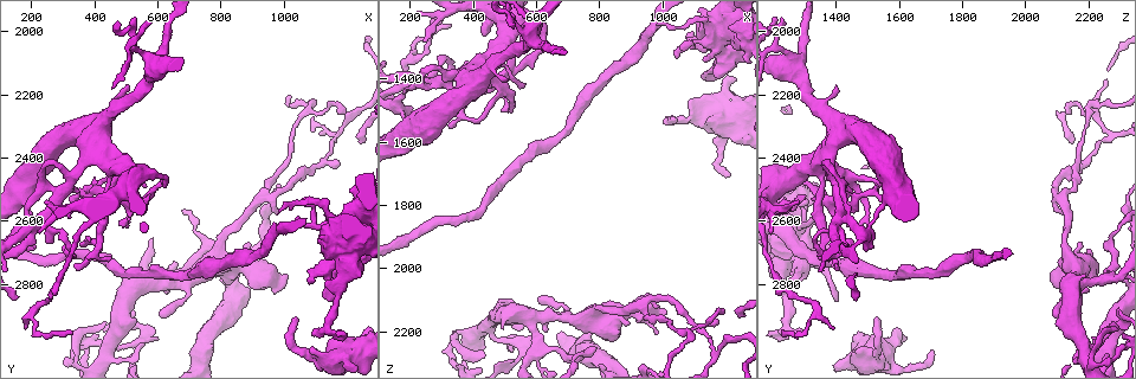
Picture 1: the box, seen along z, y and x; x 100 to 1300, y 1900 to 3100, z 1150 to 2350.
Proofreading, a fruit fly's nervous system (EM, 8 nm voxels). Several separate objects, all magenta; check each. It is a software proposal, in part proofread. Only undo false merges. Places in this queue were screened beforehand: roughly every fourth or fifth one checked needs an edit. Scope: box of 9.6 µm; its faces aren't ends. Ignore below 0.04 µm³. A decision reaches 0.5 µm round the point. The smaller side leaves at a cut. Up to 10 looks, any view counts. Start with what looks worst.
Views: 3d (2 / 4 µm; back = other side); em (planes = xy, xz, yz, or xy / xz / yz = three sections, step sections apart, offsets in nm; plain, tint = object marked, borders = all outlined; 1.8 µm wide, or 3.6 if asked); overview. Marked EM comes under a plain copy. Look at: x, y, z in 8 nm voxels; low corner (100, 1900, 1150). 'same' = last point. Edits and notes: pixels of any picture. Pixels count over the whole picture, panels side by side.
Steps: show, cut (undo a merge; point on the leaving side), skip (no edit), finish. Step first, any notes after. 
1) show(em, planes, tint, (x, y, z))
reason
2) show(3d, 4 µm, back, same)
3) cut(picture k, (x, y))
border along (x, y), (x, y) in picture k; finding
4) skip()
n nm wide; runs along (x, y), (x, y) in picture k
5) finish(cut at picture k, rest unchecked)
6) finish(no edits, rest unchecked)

show(3d, 2 µm, (210, 2610, 1400))
arms run side by side

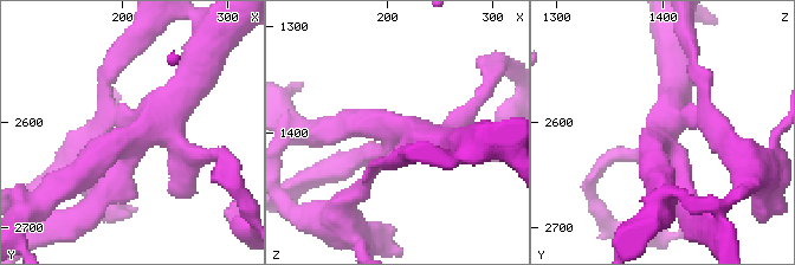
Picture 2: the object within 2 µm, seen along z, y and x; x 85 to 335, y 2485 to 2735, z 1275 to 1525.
show(em, planes, borders, (218, 2610, 1400))

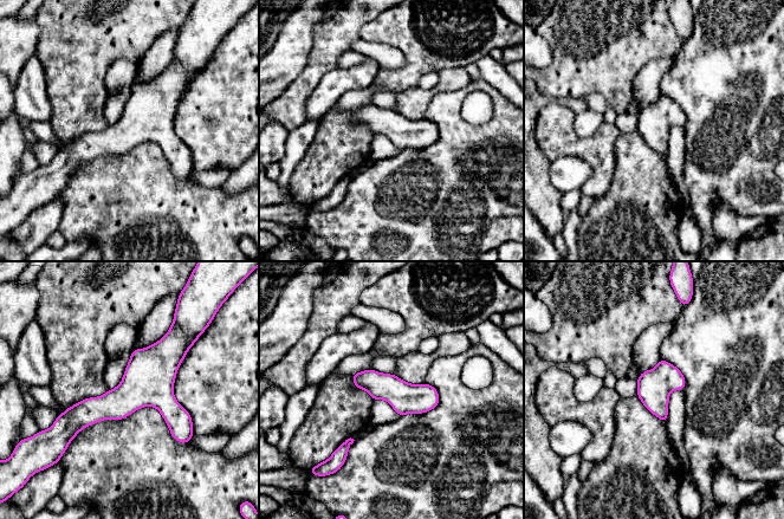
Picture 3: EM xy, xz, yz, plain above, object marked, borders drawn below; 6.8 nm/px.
skip()
runs along (181, 349), (121, 402), (60, 419) in picture 3; all the same neuron

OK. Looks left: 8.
show(em, xz, step 16, tint, (930, 2530, 2110))
three arms meet

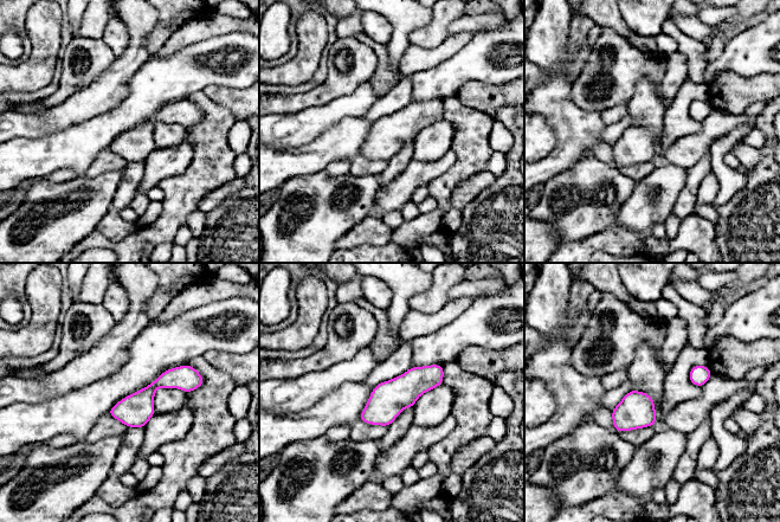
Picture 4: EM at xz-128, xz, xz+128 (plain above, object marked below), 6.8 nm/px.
show(em, planes, borders, same)

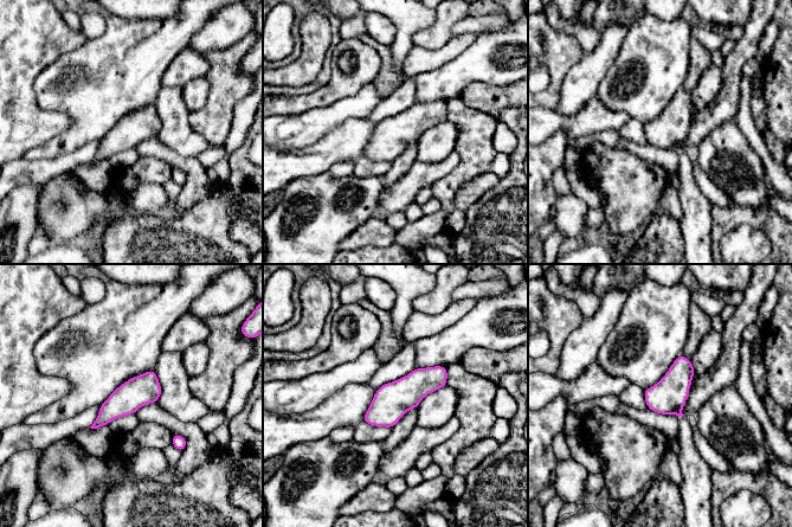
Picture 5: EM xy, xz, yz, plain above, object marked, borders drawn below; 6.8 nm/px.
skip()
all the same neuron

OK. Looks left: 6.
show(3d, 2 µm, (440, 3000, 2190))
abrupt turn

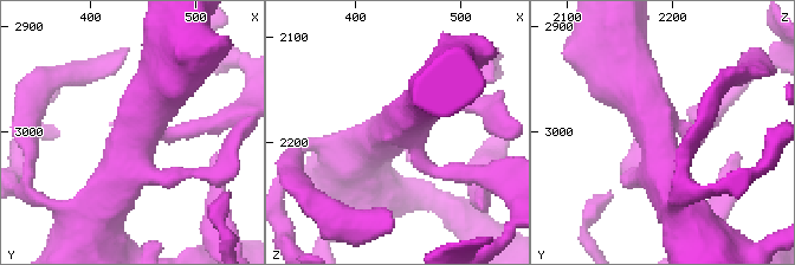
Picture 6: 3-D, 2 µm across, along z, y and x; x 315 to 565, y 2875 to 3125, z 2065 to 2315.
show(em, planes, borders, (444, 2994, 2184))
shape alone is not enough

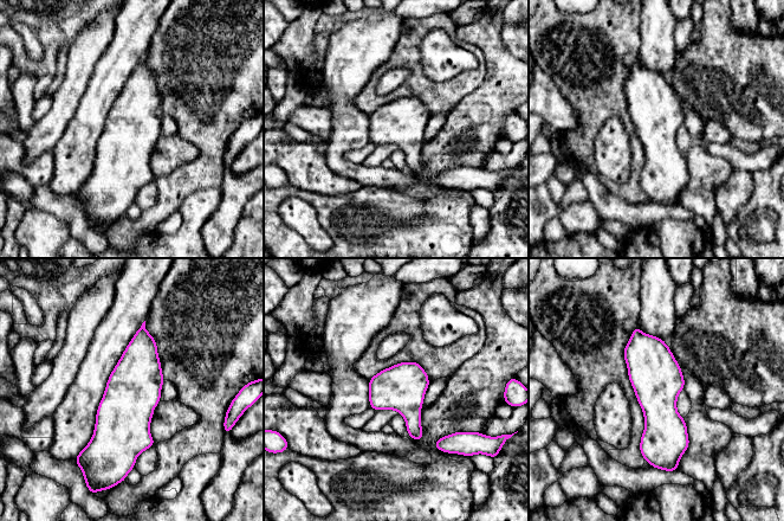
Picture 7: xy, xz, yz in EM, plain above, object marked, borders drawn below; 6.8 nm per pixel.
skip()
runs along (636, 330), (655, 375), (655, 462) in picture 7; one neuron here

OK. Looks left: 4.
show(3d, 4 µm, (780, 2740, 2170))
branch point

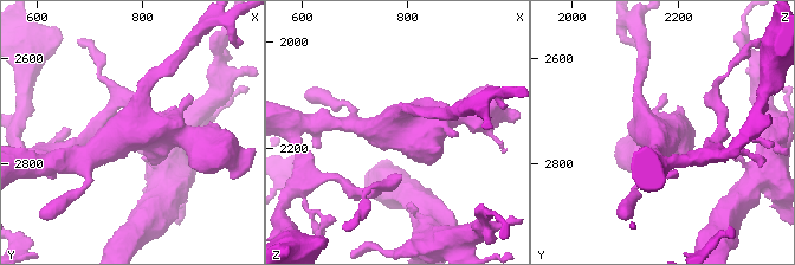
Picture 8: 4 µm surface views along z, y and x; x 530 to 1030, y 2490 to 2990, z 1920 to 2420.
show(em, 3.6 µm, planes, tint, (785, 2740, 2160))
need the tissue

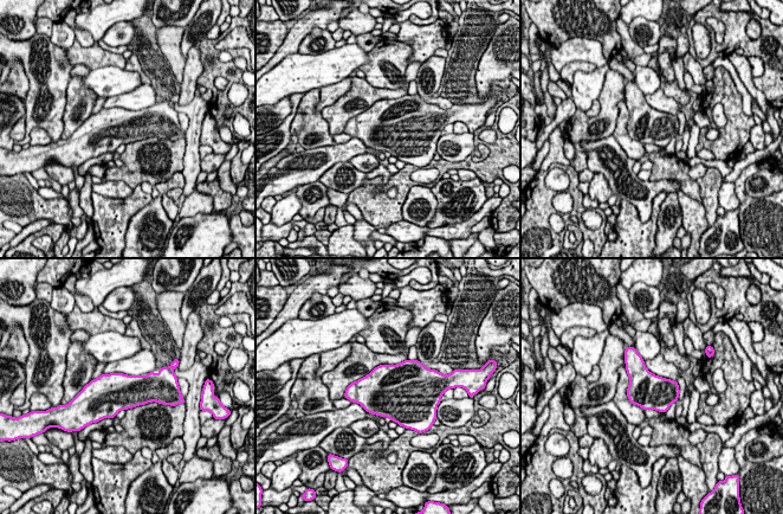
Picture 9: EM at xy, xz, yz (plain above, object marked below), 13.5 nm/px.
skip()
all the same neuron

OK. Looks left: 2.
finish(no edits, rest unchecked)

